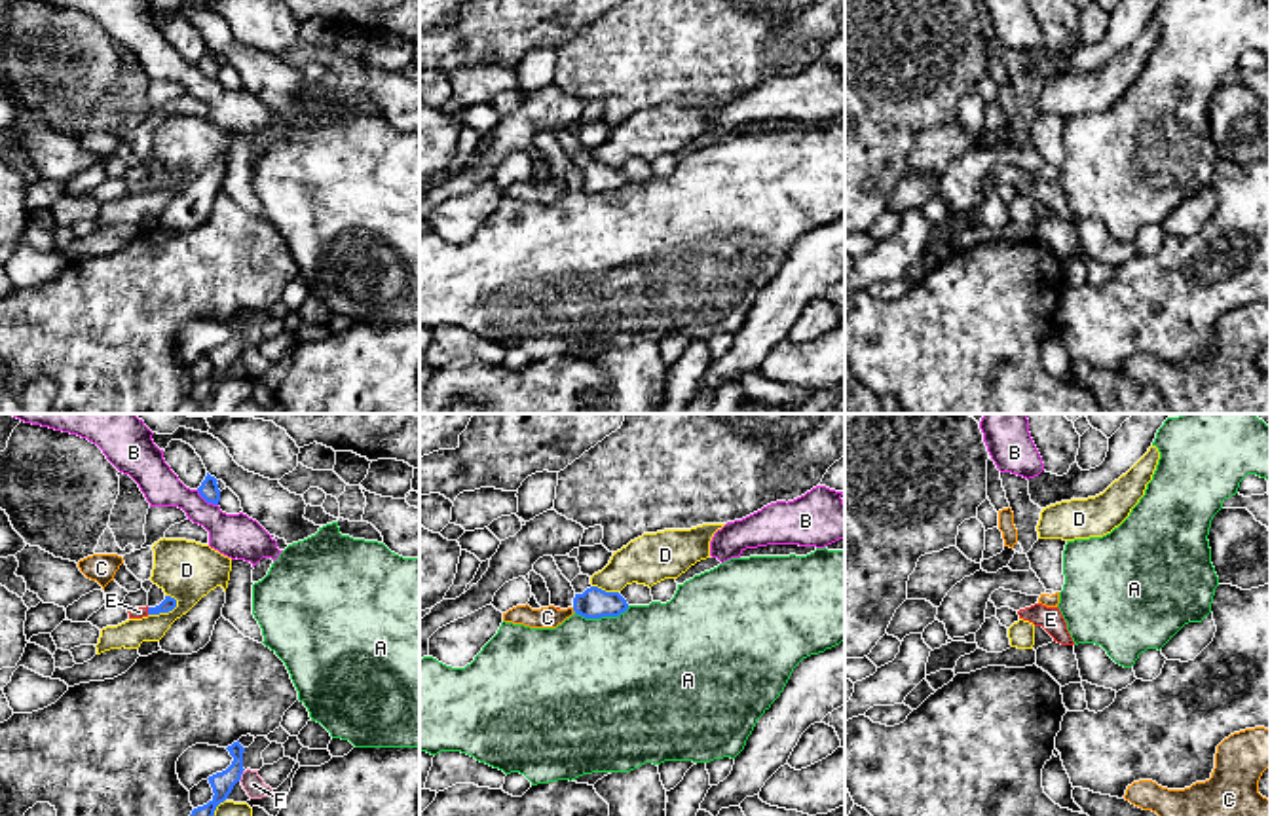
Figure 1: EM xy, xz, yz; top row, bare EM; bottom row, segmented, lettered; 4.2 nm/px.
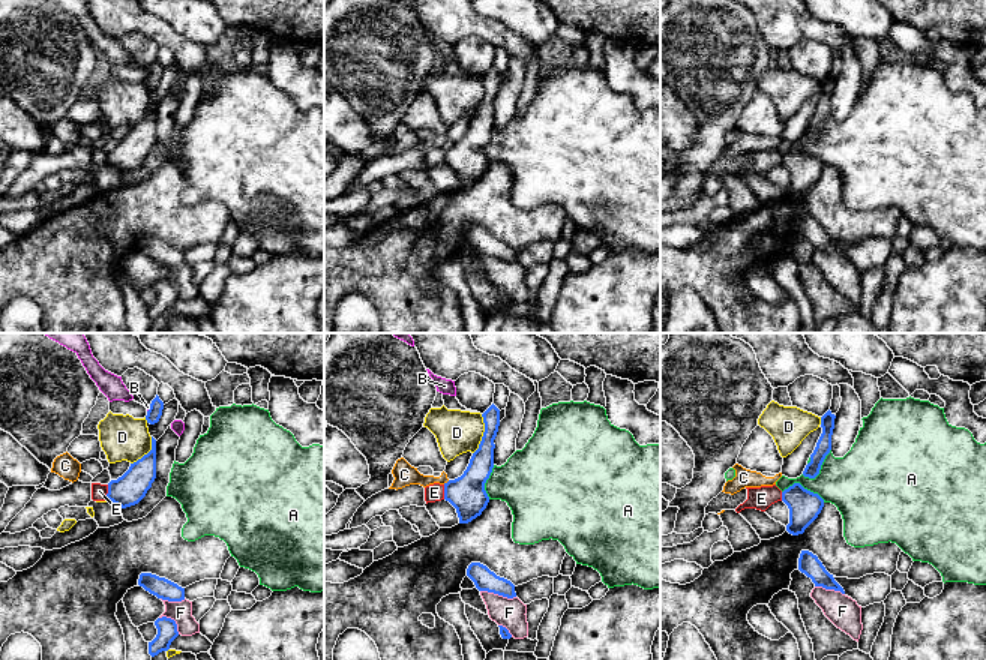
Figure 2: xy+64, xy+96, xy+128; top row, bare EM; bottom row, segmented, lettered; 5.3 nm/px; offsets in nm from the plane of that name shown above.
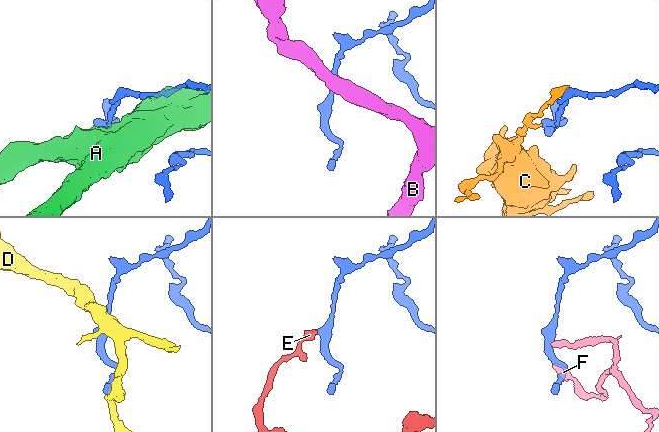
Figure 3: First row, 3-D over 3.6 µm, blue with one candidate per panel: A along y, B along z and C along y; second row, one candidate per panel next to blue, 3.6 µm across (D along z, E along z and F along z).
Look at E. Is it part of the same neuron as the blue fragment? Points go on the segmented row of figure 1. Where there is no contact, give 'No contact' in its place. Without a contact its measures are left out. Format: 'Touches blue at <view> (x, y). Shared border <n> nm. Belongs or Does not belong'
Touches blue at xy (149, 612). Shared border 30 nm. Does not belong

